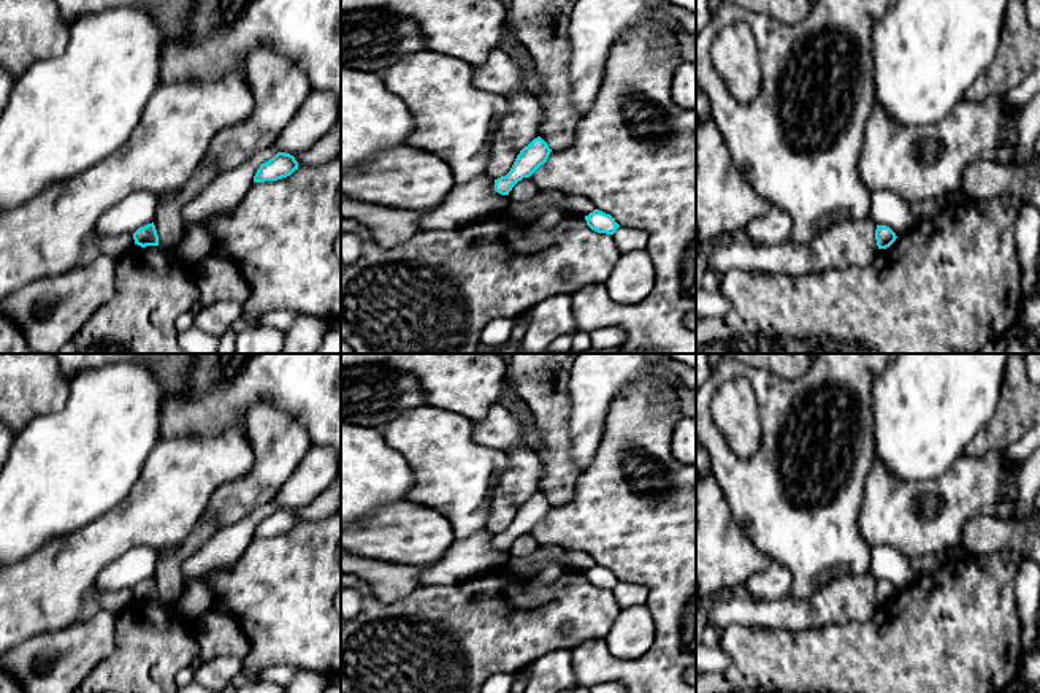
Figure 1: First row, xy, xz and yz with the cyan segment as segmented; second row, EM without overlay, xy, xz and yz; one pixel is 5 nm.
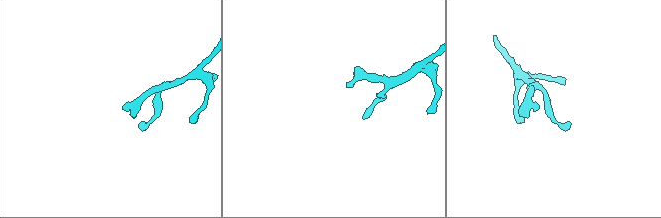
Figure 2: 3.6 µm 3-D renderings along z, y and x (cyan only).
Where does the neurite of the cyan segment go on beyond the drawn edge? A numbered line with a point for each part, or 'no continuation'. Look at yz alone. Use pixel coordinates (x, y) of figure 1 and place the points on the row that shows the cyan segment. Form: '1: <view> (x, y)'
no continuation

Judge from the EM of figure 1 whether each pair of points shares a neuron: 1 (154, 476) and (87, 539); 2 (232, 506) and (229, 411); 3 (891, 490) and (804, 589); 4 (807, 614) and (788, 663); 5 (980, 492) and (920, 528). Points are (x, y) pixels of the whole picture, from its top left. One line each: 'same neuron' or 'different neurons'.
1: same neuron
2: different neurons
3: different neurons
4: different neurons
5: same neuron

